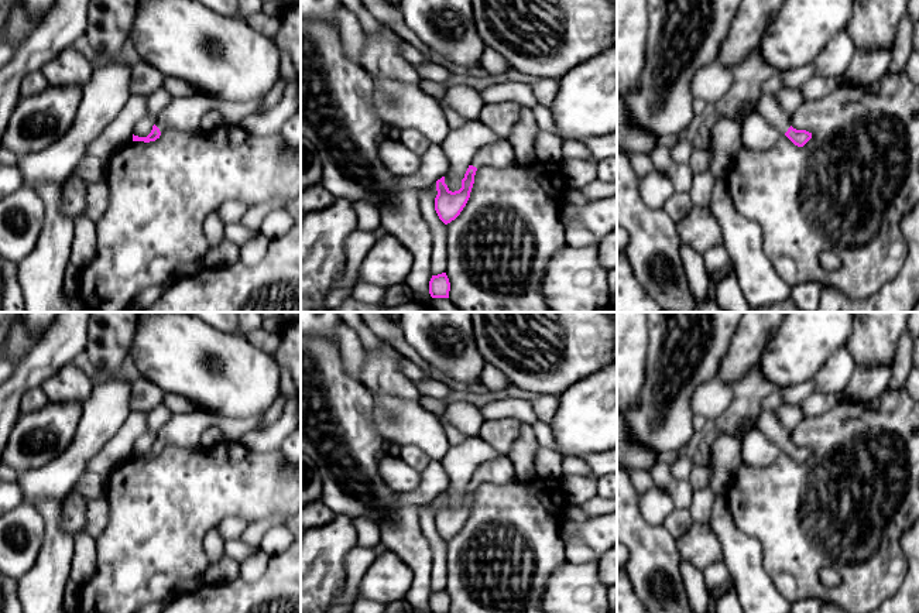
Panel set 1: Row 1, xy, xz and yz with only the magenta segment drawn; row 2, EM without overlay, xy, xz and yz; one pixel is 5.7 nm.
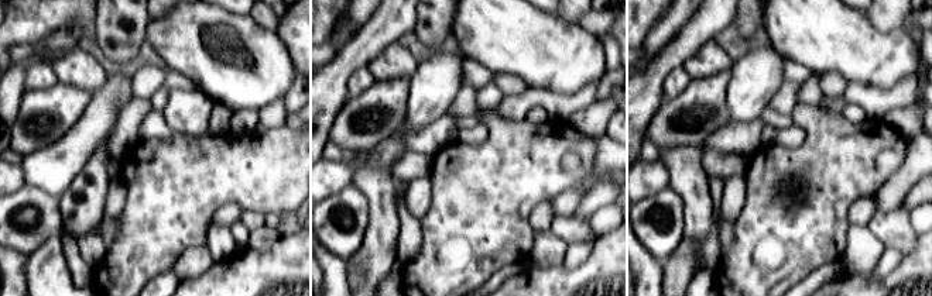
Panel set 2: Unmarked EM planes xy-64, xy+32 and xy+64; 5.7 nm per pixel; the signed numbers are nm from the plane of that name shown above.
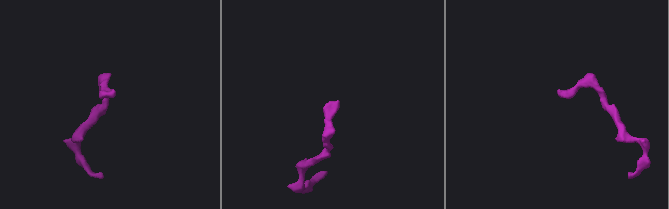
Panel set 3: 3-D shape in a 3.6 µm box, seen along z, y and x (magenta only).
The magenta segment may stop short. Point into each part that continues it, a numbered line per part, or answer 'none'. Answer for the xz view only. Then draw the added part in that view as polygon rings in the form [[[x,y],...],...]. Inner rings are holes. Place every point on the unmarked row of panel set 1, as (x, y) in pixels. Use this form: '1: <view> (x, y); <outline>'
1: xz (501, 471); [[[503,455],[495,460],[481,465],[471,482],[477,486],[481,483],[511,484],[517,480],[514,465],[508,456]]]

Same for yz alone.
1: yz (768, 423); [[[761,411],[757,428],[782,451],[785,451],[791,444],[791,431],[779,422],[775,411]]]

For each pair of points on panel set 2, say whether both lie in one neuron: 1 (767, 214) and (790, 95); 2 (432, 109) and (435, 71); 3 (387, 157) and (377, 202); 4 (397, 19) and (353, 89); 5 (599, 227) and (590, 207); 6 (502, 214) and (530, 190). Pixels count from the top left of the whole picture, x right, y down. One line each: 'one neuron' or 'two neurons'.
1: two neurons
2: one neuron
3: two neurons
4: two neurons
5: two neurons
6: one neuron

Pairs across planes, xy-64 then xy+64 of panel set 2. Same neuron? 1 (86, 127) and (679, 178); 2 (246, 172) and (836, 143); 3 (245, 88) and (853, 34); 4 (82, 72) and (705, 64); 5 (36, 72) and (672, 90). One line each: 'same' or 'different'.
1: different
2: same
3: same
4: same
5: same

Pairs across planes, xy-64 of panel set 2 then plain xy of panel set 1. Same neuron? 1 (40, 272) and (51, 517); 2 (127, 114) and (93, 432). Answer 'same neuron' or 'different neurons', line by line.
1: same neuron
2: different neurons

